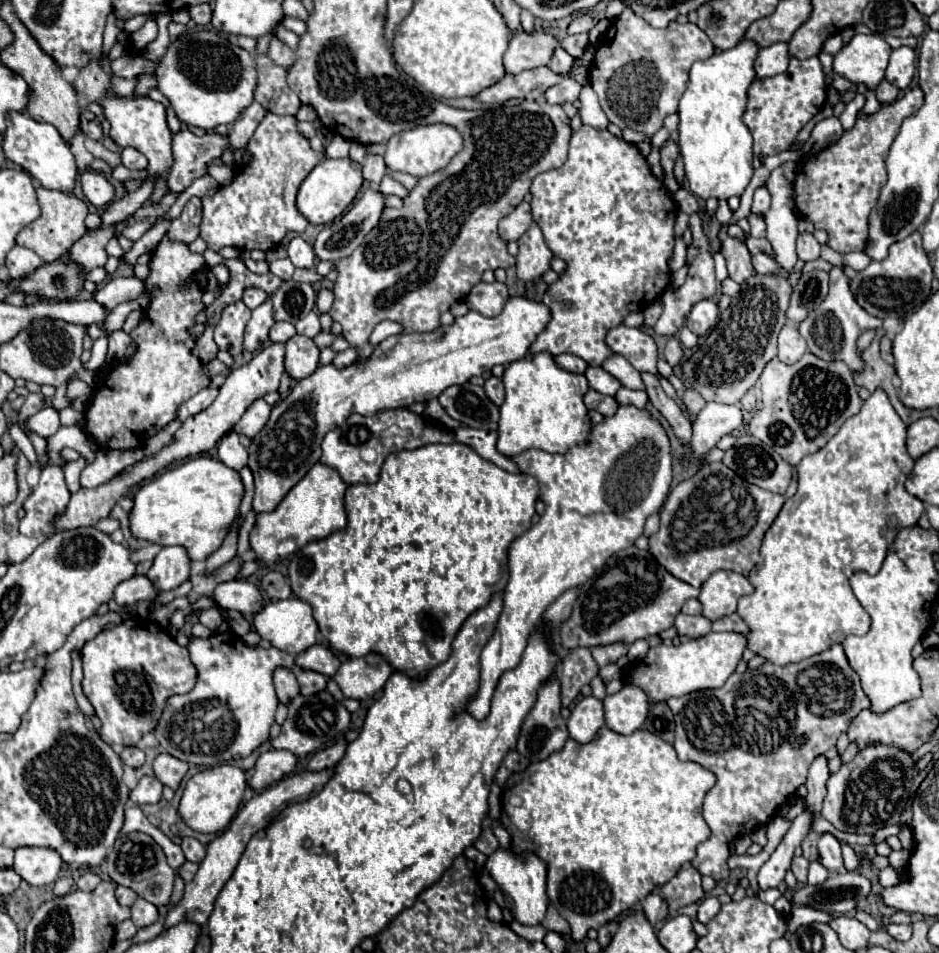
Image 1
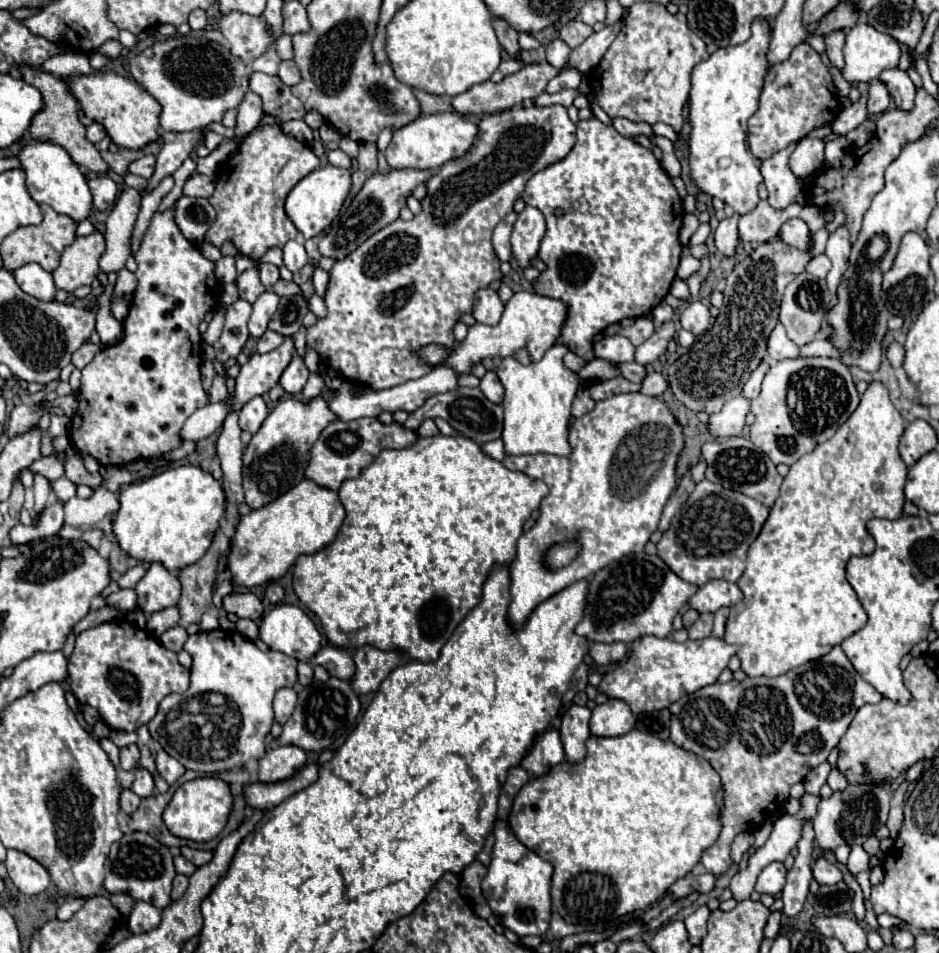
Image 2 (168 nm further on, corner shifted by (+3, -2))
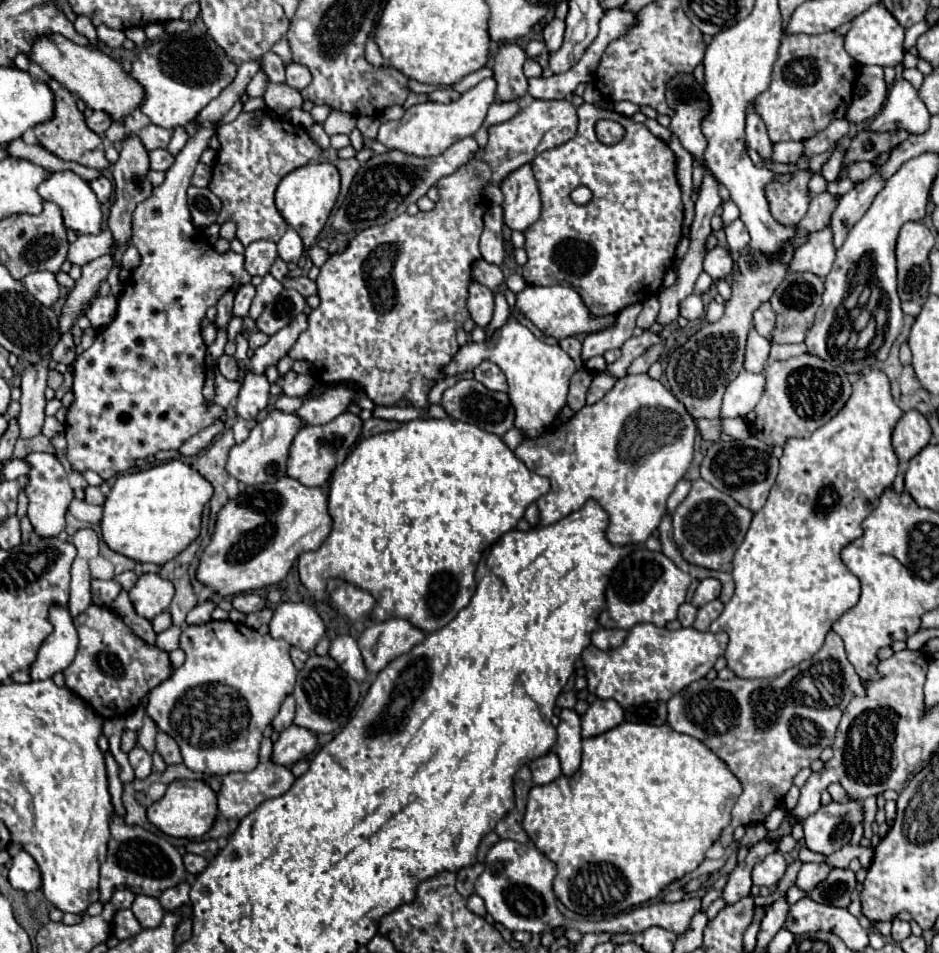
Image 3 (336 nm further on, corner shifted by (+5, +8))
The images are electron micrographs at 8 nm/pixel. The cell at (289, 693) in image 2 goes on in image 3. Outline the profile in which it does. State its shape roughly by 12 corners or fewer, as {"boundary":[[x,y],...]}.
{"boundary":[[288,695],[272,727],[282,733],[294,721],[294,699]]}

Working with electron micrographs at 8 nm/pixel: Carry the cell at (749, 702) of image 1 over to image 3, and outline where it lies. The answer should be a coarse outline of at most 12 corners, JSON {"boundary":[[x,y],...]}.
{"boundary":[[834,631],[774,679],[700,679],[668,723],[744,793],[764,823],[864,687]]}

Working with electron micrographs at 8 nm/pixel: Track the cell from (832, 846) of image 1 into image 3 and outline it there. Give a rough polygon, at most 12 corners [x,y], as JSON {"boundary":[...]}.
{"boundary":[[804,863],[796,887],[810,893],[828,877],[826,863]]}

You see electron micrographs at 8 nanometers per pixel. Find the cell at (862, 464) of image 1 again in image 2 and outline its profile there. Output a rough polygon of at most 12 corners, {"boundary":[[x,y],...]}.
{"boundary":[[882,383],[784,477],[726,643],[748,677],[868,615],[846,581],[904,517],[906,421]]}

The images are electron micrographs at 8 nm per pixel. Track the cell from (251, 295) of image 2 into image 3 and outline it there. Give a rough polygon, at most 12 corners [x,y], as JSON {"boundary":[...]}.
{"boundary":[[274,241],[246,247],[246,271],[264,277],[276,261]]}

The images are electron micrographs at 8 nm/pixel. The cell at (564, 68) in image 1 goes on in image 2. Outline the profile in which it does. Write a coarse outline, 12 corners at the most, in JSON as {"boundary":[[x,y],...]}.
{"boundary":[[562,39],[546,45],[546,59],[556,69],[566,65],[570,47]]}

